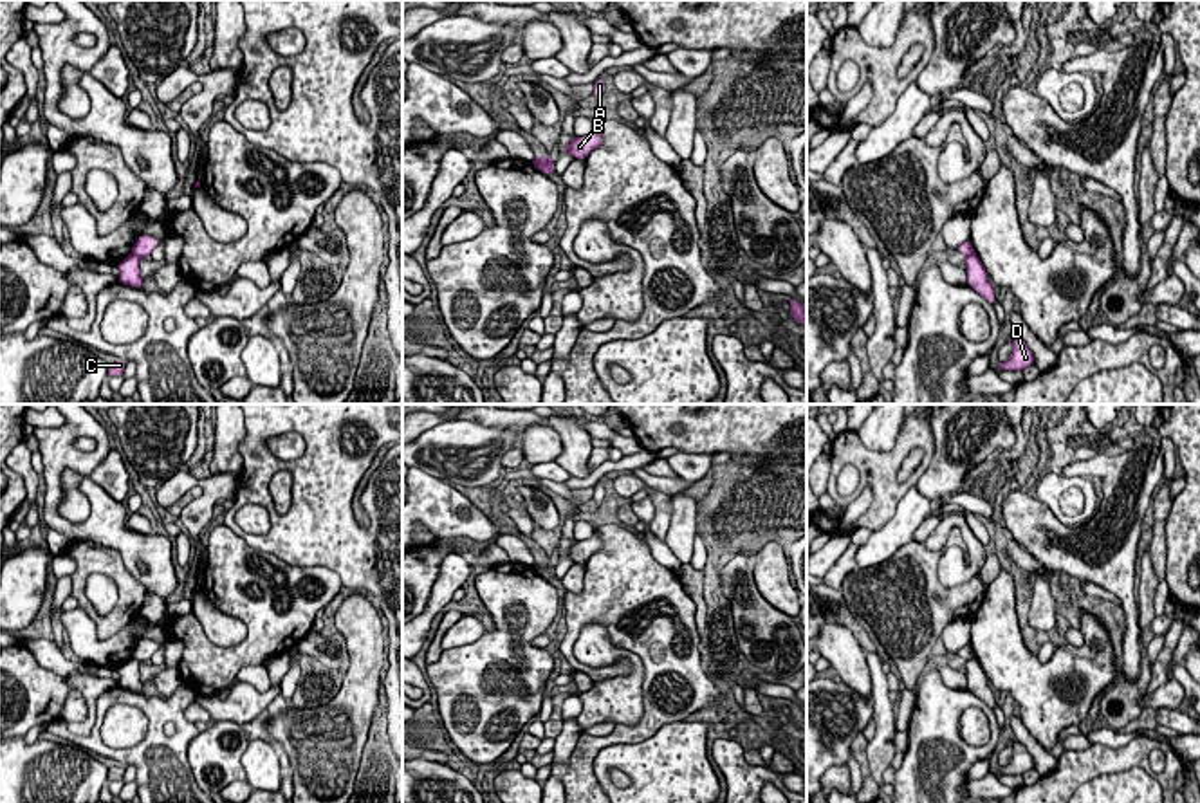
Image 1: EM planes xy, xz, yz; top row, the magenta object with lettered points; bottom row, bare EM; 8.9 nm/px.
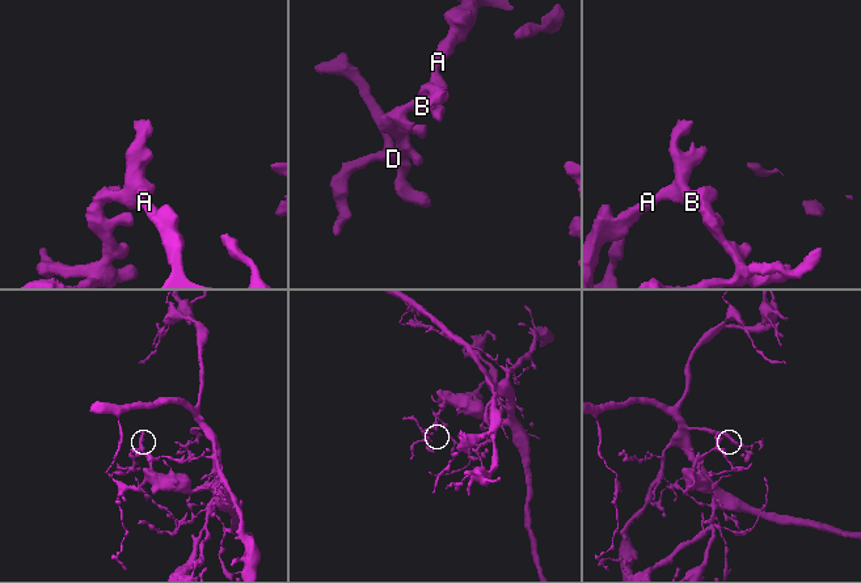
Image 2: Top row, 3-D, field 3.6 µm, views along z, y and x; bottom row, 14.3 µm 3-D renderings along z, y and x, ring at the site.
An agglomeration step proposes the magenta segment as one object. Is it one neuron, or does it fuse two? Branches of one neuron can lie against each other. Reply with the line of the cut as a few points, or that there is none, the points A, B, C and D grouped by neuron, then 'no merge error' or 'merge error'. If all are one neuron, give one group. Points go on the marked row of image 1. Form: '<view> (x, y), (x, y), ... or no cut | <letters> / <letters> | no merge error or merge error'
xy (132, 253), (139, 257) | A B / C D | merge error

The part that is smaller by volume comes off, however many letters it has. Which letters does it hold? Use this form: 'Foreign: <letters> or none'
Foreign: C, D

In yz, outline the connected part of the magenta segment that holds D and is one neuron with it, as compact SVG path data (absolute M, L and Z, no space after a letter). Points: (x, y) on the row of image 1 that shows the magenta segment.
M1014 336L1012 355L1007 363L998 363L1000 370L1025 370L1030 365L1034 365L1032 352L1021 337Z

